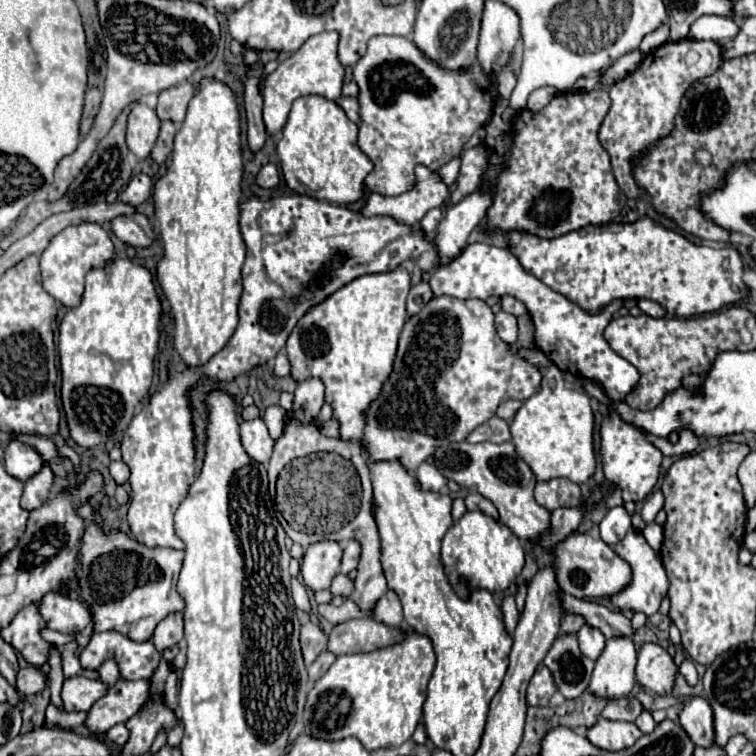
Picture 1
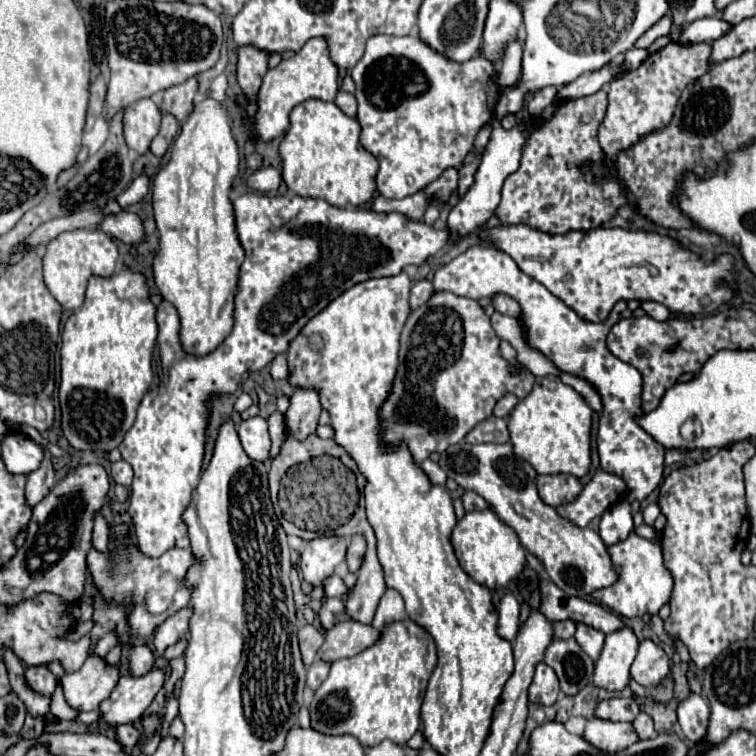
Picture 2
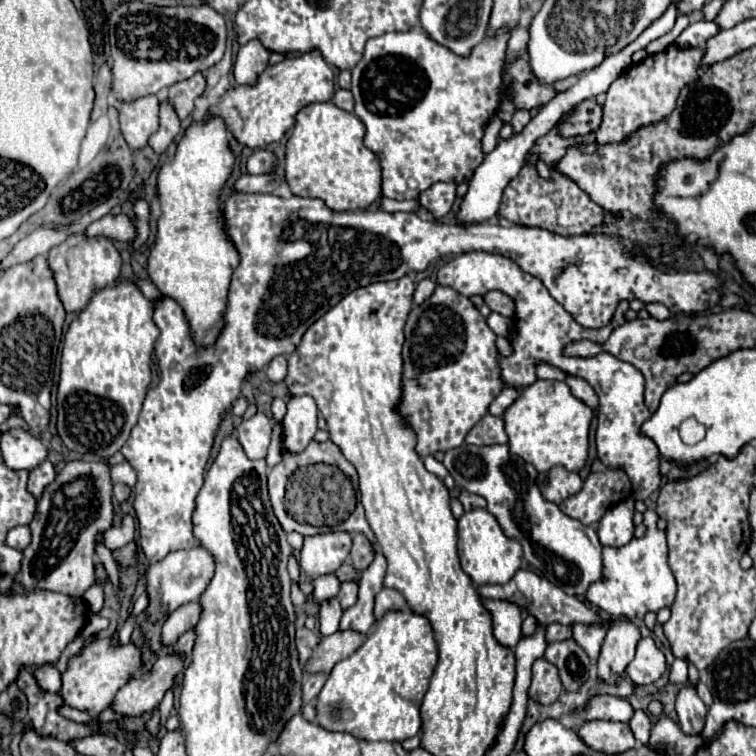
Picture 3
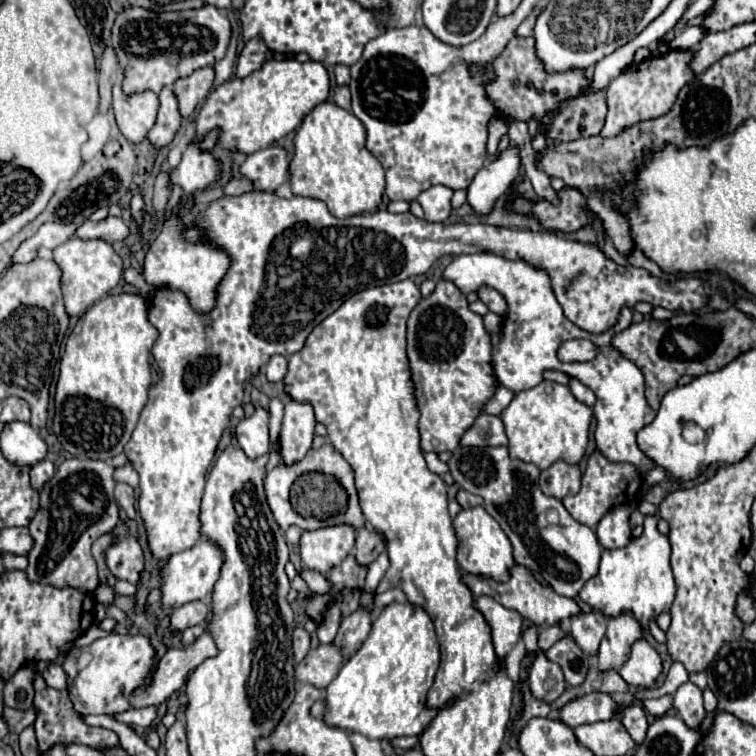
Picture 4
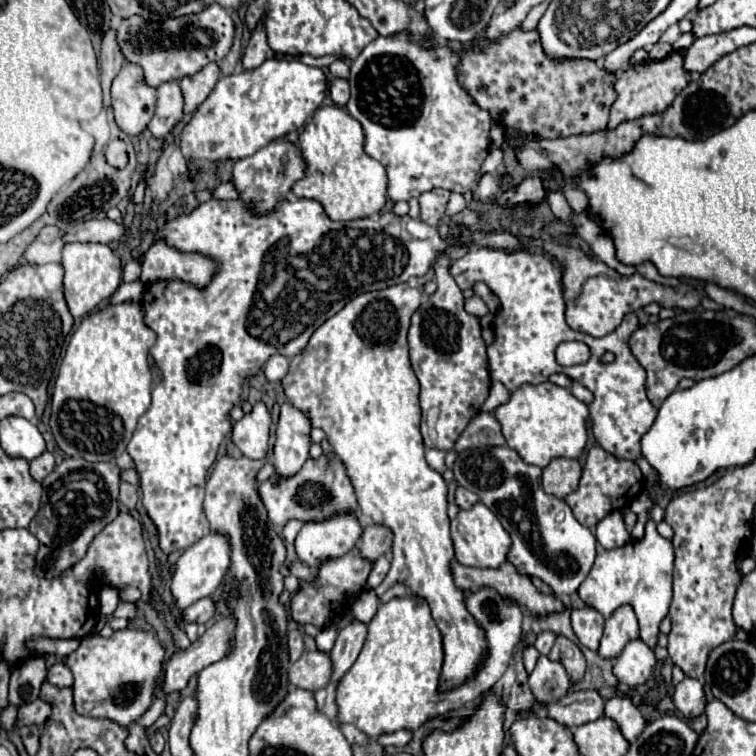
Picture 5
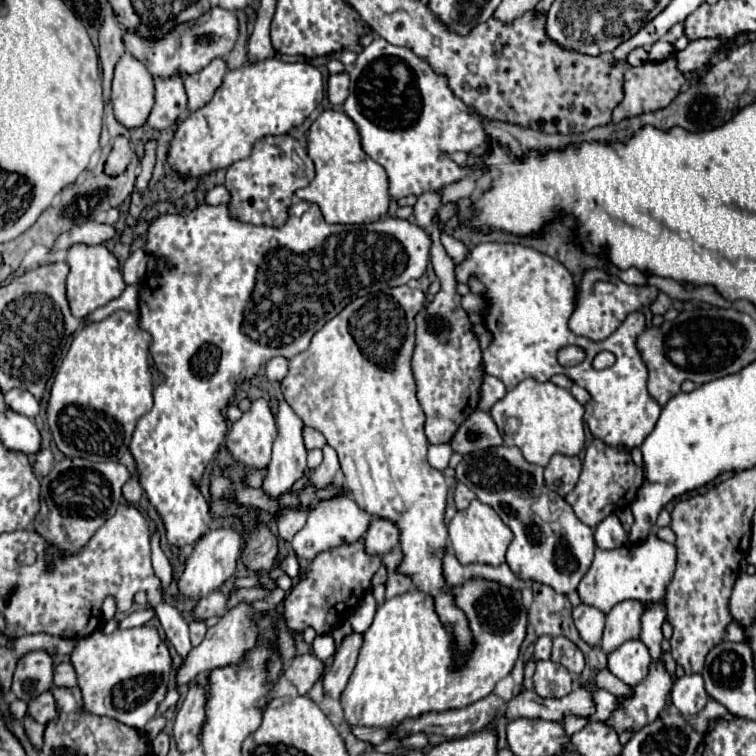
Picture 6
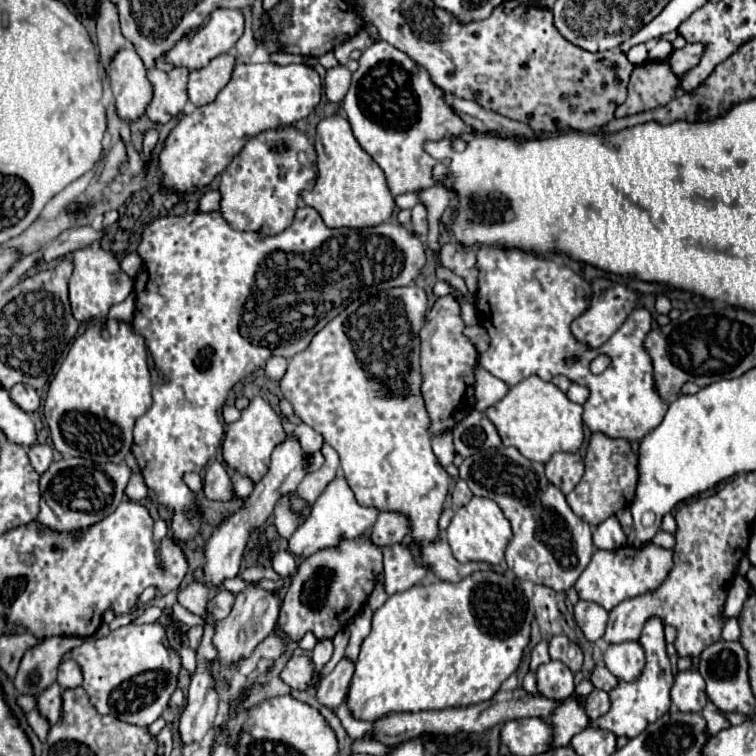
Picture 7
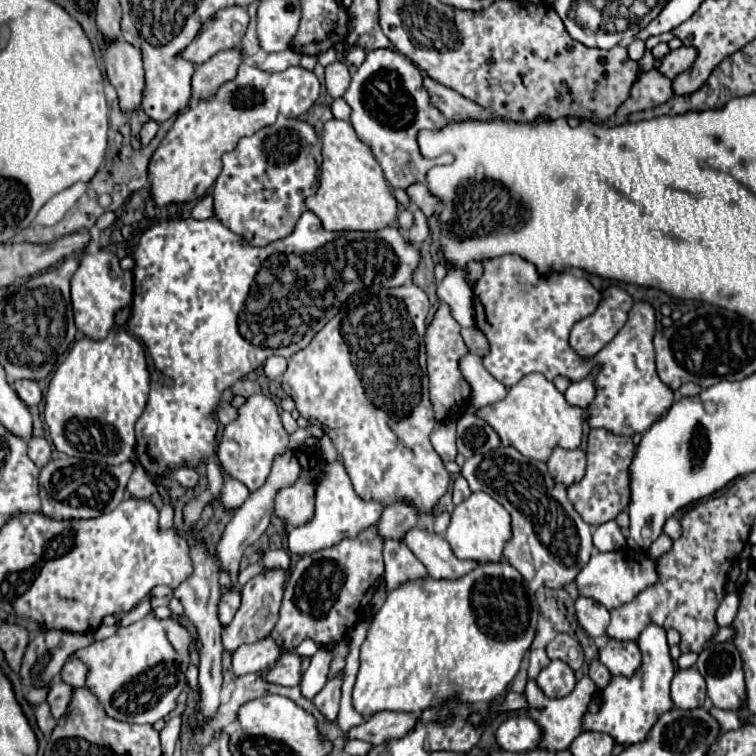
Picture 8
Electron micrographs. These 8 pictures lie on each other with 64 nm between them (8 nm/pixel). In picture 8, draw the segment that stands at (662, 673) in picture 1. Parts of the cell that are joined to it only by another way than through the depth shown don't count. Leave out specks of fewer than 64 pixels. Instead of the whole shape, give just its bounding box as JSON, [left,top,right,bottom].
[600,640,642,678]

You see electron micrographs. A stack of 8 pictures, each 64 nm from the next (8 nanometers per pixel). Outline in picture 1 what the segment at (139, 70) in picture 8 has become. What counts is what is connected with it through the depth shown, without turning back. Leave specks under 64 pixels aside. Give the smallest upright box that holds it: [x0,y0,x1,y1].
[126,102,160,160]

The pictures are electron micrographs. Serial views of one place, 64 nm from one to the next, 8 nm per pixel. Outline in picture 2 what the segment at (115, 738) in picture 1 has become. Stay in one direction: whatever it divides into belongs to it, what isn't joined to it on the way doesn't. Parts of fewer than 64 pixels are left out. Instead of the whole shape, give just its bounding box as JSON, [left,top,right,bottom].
[116,724,138,750]

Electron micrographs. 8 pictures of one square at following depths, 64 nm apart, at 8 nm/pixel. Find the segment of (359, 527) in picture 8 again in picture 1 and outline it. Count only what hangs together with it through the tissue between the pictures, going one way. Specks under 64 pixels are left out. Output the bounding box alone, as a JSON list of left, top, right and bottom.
[300,540,340,592]

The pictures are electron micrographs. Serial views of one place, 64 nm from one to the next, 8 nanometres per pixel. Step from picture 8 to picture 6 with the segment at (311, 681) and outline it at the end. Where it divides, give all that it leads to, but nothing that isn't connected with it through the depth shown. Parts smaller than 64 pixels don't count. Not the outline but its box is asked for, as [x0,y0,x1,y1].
[312,634,336,660]

